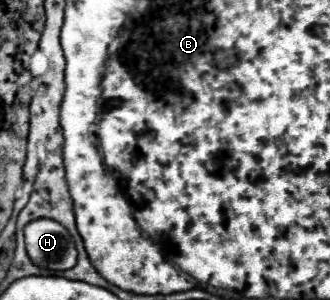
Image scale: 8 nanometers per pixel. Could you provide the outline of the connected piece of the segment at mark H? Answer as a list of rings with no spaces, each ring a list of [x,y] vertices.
[[[39,218],[25,226],[27,254],[33,264],[59,272],[73,268],[77,262],[77,248],[67,228],[51,218]]]

